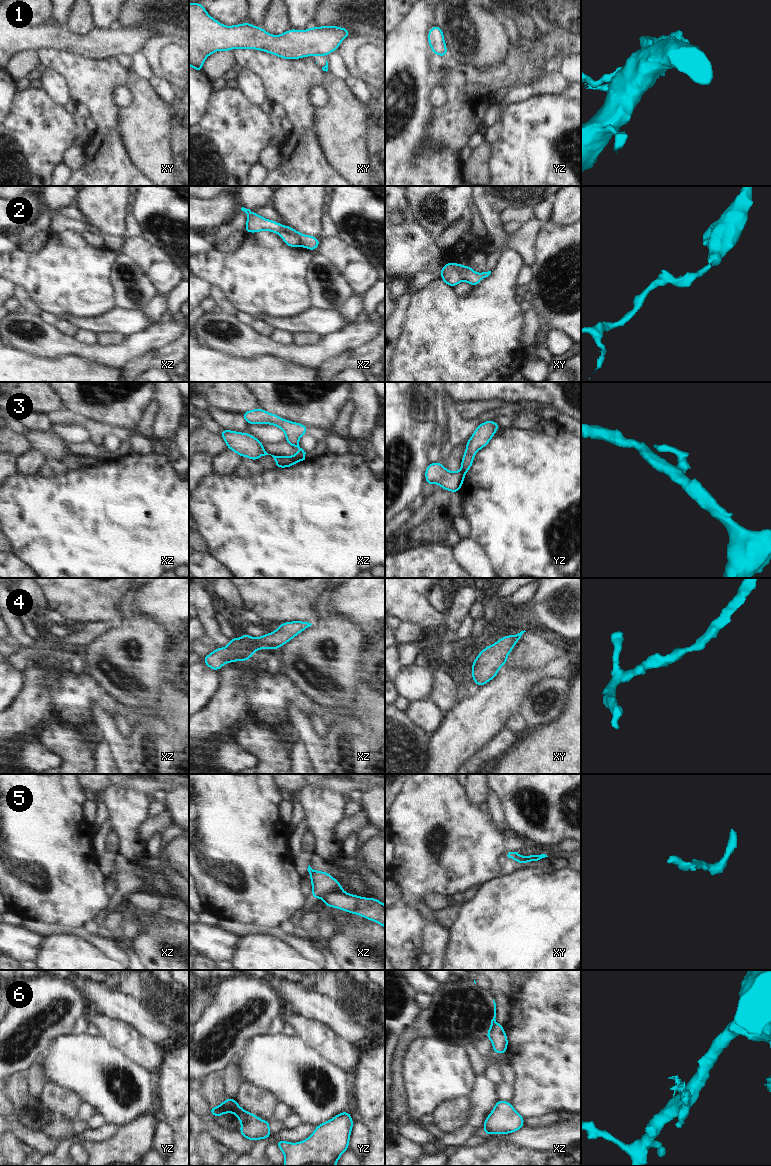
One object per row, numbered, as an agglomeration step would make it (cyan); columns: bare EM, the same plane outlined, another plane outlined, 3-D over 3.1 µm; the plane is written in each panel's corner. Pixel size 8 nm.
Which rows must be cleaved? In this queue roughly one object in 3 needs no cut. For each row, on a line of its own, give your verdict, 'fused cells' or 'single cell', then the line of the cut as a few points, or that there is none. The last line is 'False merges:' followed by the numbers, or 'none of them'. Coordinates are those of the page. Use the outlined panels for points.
1: fused cells; cut in yz along (445, 53), (439, 55)
2: single cell; no cut
3: fused cells; cut in xz along (290, 456), (299, 461)
4: single cell; no cut
5: fused cells; cut in xz along (341, 888), (326, 892), (320, 896)
6: fused cells; cut in xz along (495, 1022), (488, 1037)
False merges: 1, 3, 5, 6

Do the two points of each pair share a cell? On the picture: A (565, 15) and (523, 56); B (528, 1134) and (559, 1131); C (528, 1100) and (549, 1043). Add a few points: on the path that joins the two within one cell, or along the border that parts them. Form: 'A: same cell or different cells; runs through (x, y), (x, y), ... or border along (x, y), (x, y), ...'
A: different cells; border along (558, 26), (570, 32)
B: same cell; runs through (536, 1134), (540, 1134), (543, 1131), (551, 1131)
C: same cell; runs through (540, 1086), (549, 1076), (549, 1057)

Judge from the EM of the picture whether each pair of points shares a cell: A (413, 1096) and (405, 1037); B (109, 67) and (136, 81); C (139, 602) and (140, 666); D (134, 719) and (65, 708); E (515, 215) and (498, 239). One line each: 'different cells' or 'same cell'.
A: different cells
B: different cells
C: different cells
D: same cell
E: different cells

